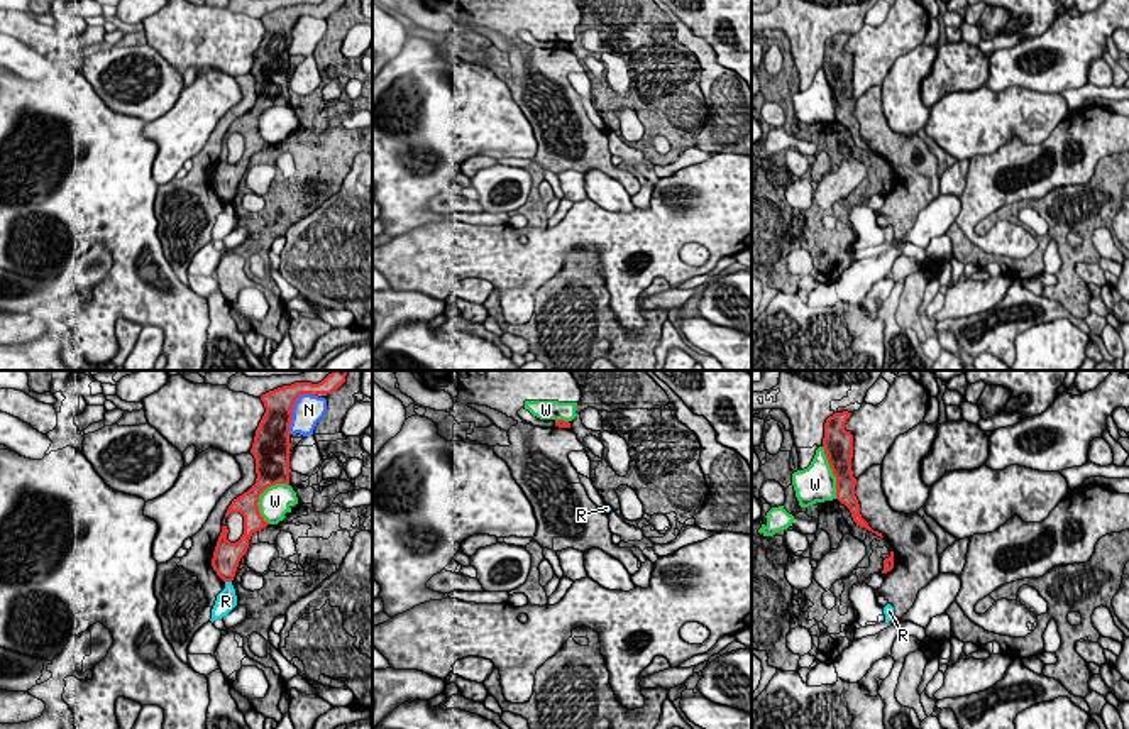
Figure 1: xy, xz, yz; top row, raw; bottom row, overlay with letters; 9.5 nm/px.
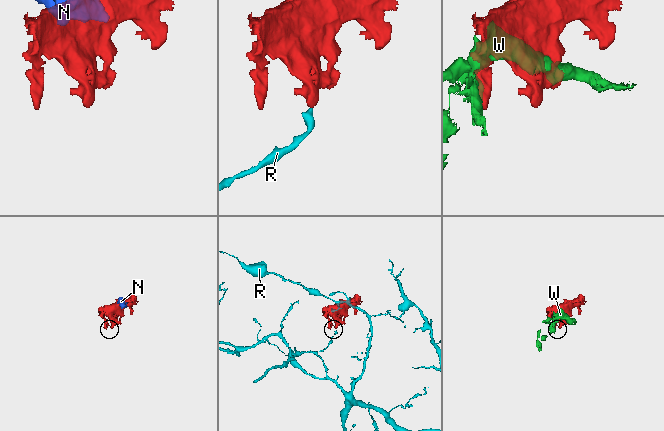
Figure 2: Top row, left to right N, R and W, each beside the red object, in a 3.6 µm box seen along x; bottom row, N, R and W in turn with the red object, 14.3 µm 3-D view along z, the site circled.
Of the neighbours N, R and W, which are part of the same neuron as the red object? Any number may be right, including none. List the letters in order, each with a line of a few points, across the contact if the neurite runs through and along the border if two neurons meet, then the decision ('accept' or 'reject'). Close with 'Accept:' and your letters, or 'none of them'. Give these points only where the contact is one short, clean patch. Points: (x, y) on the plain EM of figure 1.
N: accept
R: xy (225, 202), (231, 203) | reject
W: reject
Accept: N

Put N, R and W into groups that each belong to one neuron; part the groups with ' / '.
N / R / W

